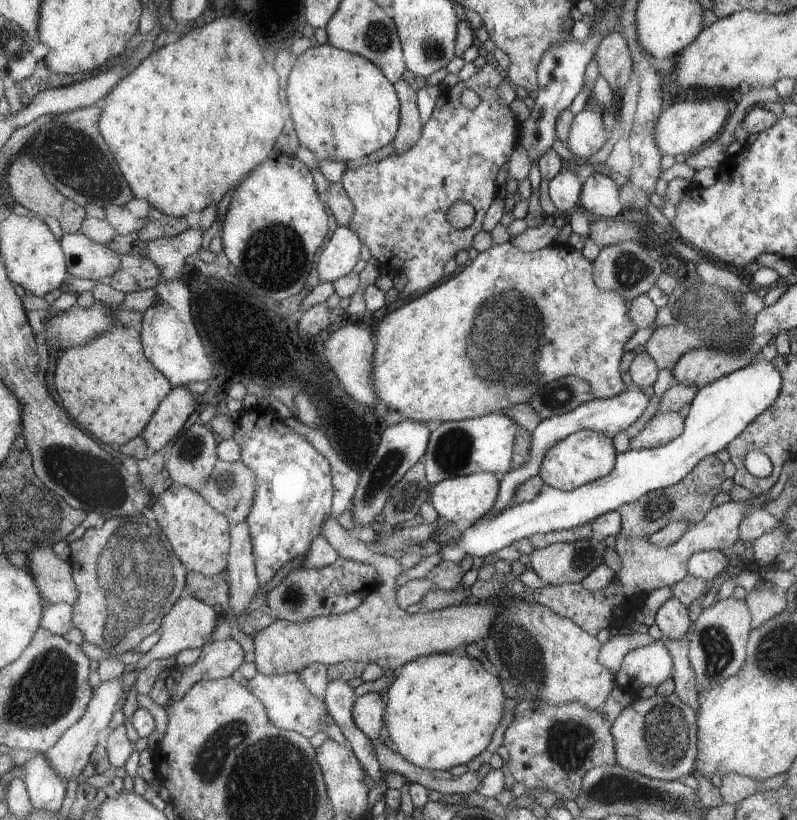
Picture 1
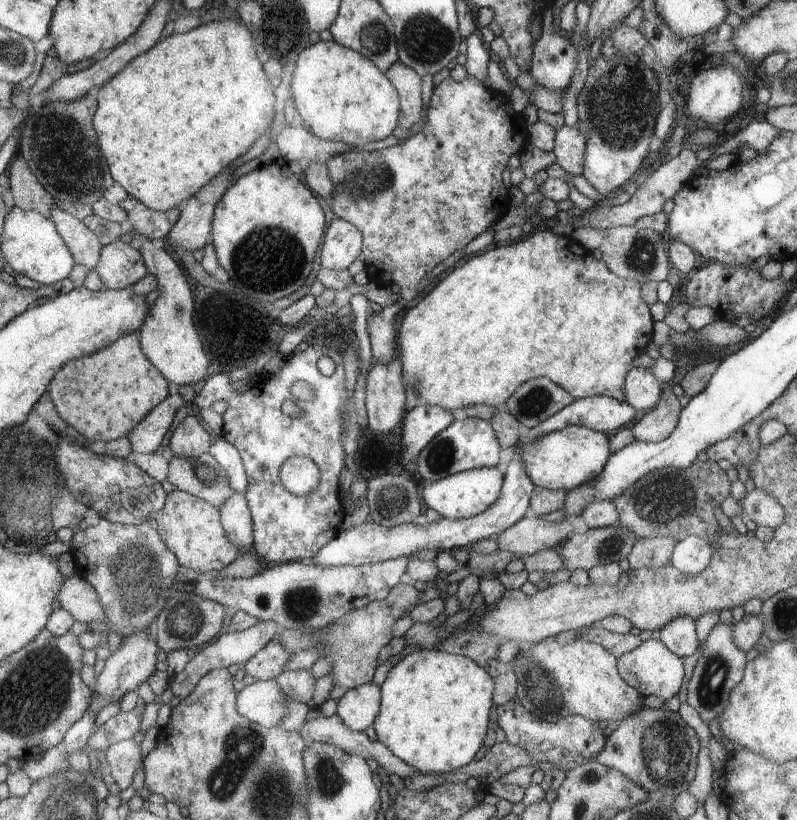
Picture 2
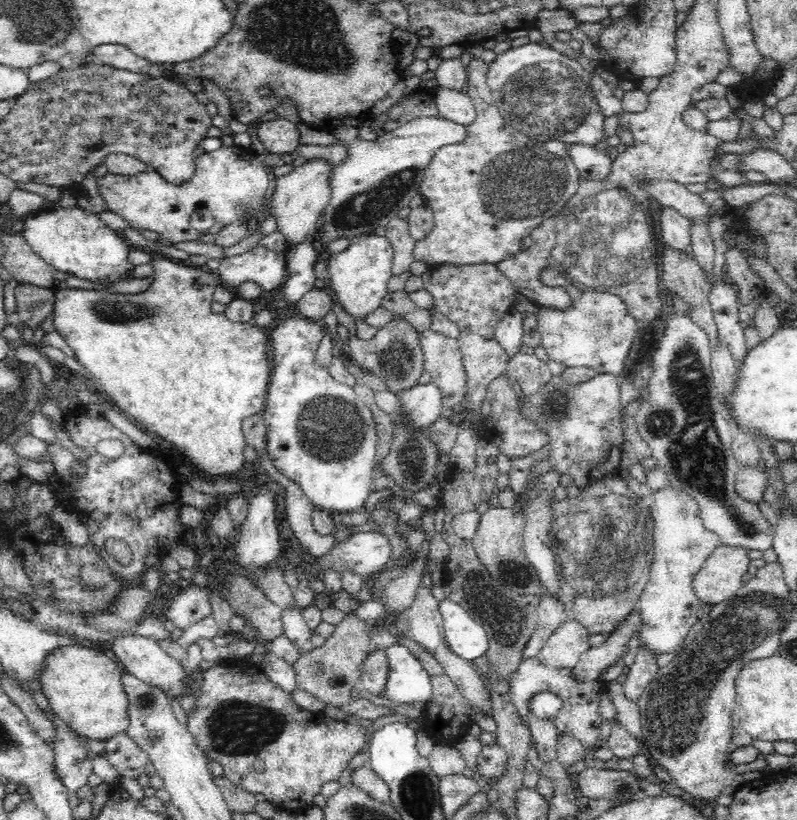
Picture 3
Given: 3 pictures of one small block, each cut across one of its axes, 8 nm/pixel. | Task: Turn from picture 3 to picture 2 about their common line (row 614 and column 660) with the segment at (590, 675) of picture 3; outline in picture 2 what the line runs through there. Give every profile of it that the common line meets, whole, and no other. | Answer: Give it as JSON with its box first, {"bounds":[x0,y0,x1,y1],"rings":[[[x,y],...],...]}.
{"bounds":[656,616,699,657],"rings":[[[691,616],[678,617],[656,632],[656,636],[680,657],[692,656],[699,647],[698,632]]]}

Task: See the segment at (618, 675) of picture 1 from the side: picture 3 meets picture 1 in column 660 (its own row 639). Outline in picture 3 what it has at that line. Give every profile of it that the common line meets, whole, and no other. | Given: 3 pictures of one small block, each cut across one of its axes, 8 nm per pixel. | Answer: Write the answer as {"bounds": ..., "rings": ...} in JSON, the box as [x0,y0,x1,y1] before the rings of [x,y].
{"bounds":[636,485,721,654],"rings":[[[672,485],[660,492],[653,494],[652,504],[648,504],[648,510],[651,512],[652,522],[652,561],[648,569],[649,580],[644,590],[637,600],[636,608],[642,615],[642,626],[639,639],[646,644],[647,648],[653,654],[674,654],[677,648],[684,642],[684,638],[692,625],[702,618],[700,599],[694,594],[693,581],[694,576],[702,568],[704,561],[715,548],[721,544],[718,535],[706,530],[702,524],[698,510],[698,502],[694,497],[687,495],[686,492],[676,490]]]}

